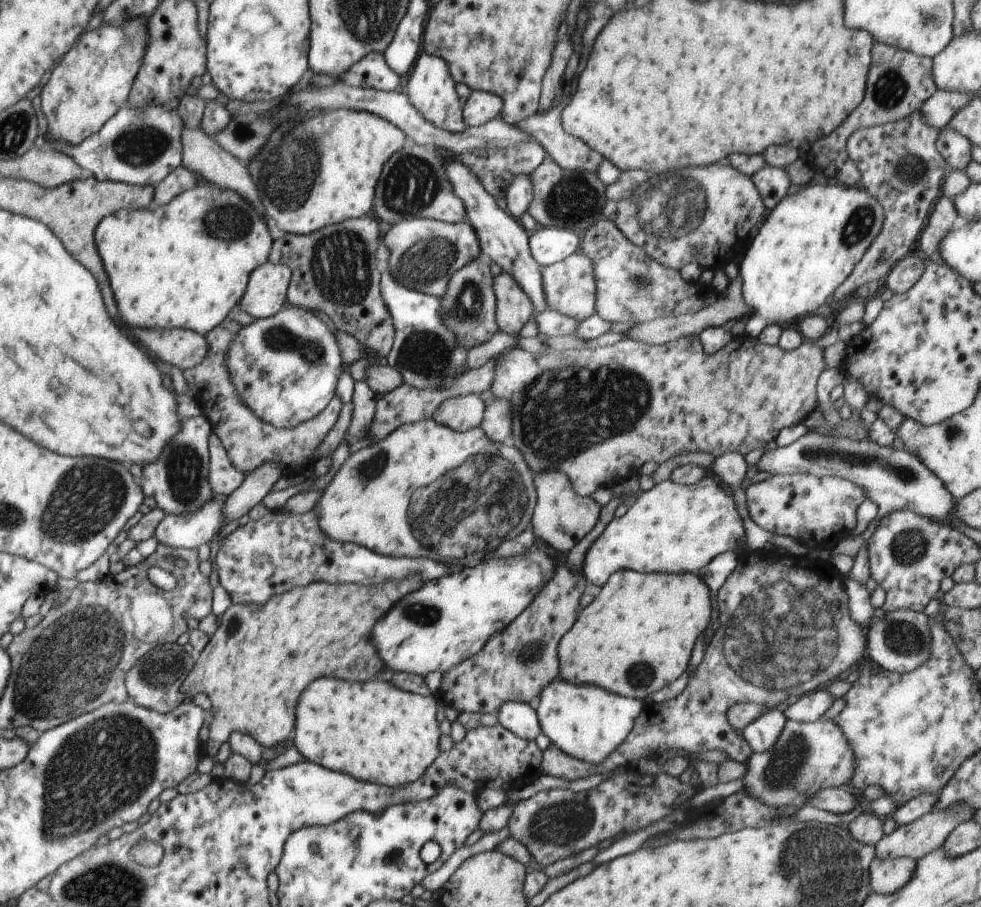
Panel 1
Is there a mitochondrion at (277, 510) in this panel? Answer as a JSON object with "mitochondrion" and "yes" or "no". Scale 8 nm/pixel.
{"mitochondrion":"no"}

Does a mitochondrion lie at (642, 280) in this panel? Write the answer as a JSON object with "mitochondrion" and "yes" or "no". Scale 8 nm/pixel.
{"mitochondrion":"yes"}

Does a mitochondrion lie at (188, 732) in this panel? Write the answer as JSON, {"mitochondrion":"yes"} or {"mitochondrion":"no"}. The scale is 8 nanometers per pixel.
{"mitochondrion":"no"}

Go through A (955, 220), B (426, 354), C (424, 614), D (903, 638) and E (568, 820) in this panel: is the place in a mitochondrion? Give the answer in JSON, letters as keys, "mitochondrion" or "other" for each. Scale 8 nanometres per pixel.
{"A":"other","B":"mitochondrion","C":"mitochondrion","D":"mitochondrion","E":"mitochondrion"}

